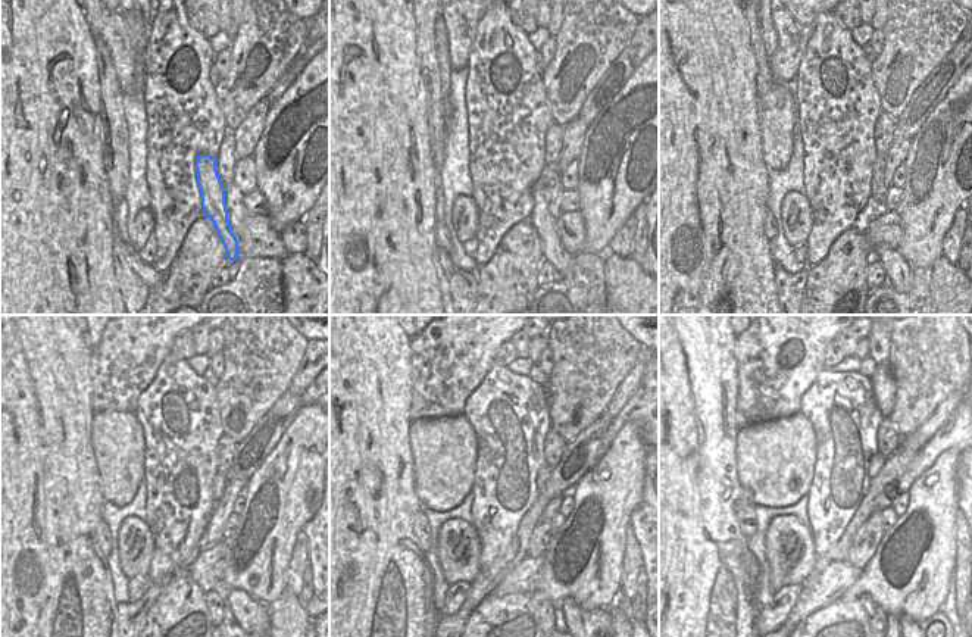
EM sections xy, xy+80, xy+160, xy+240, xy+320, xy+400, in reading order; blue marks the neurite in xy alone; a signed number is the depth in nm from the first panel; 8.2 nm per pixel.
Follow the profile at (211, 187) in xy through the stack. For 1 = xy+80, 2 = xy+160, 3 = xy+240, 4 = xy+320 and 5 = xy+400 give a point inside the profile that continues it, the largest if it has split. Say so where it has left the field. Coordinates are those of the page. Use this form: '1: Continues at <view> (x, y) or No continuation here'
1: Continues at xy+80 (553, 252)
2: Continues at xy+160 (896, 267)
3: Continues at xy+240 (249, 614)
4: Continues at xy+320 (574, 614)
5: Continues at xy+400 (938, 614)

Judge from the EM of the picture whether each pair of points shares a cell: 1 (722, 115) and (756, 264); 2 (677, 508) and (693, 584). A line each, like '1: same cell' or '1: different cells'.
1: same cell
2: same cell

